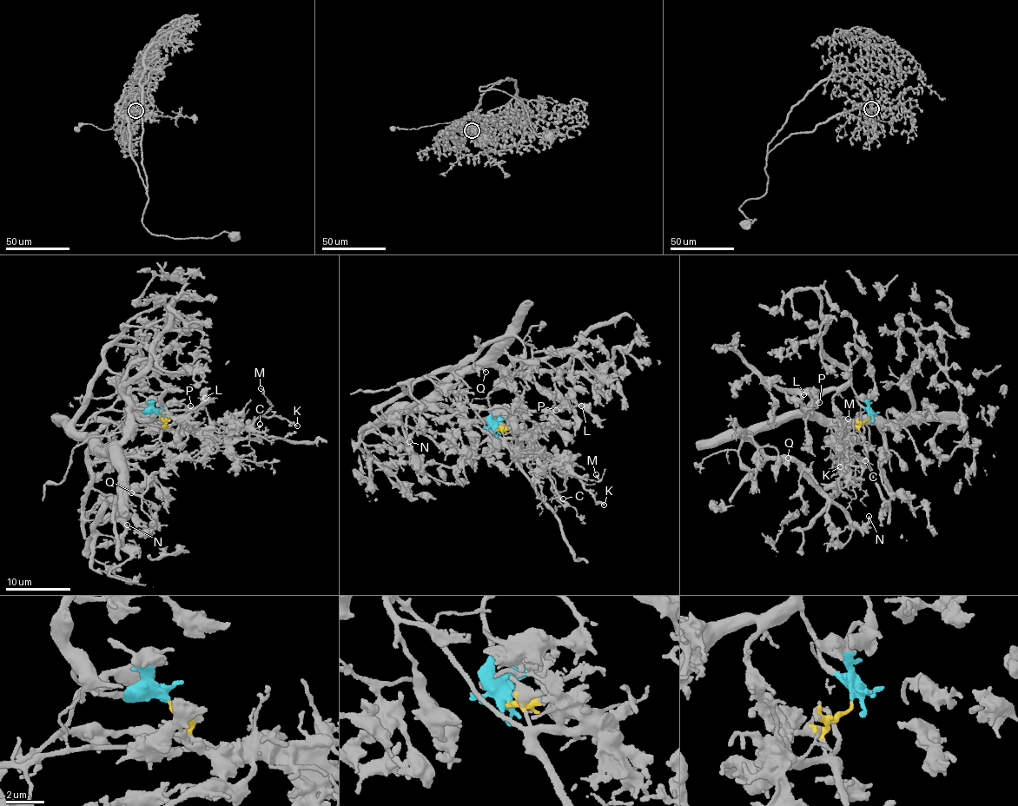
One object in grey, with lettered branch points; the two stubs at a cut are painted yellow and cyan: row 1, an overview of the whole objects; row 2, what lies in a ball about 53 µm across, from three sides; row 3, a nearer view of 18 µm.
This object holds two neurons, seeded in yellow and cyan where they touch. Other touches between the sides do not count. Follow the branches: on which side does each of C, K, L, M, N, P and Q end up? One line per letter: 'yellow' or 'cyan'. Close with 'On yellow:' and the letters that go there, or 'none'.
C: yellow
K: yellow
L: cyan
M: yellow
N: cyan
P: cyan
Q: cyan
On yellow: C, K, M

